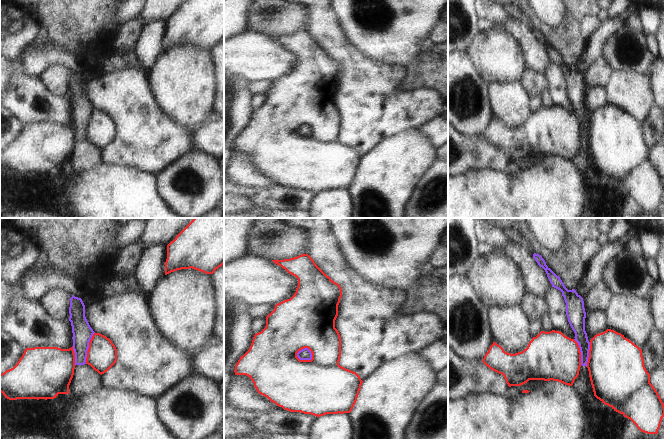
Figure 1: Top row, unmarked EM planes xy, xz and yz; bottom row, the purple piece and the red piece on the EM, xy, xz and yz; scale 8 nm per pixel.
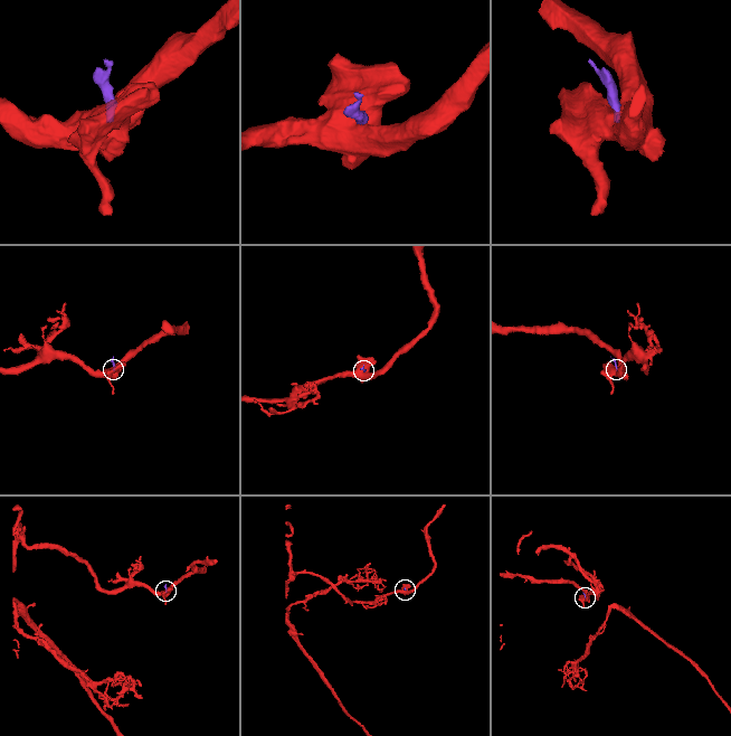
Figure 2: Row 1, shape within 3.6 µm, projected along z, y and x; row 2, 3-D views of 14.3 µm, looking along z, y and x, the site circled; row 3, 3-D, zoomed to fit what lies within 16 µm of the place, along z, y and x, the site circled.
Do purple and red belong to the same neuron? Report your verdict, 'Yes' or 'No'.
No.

